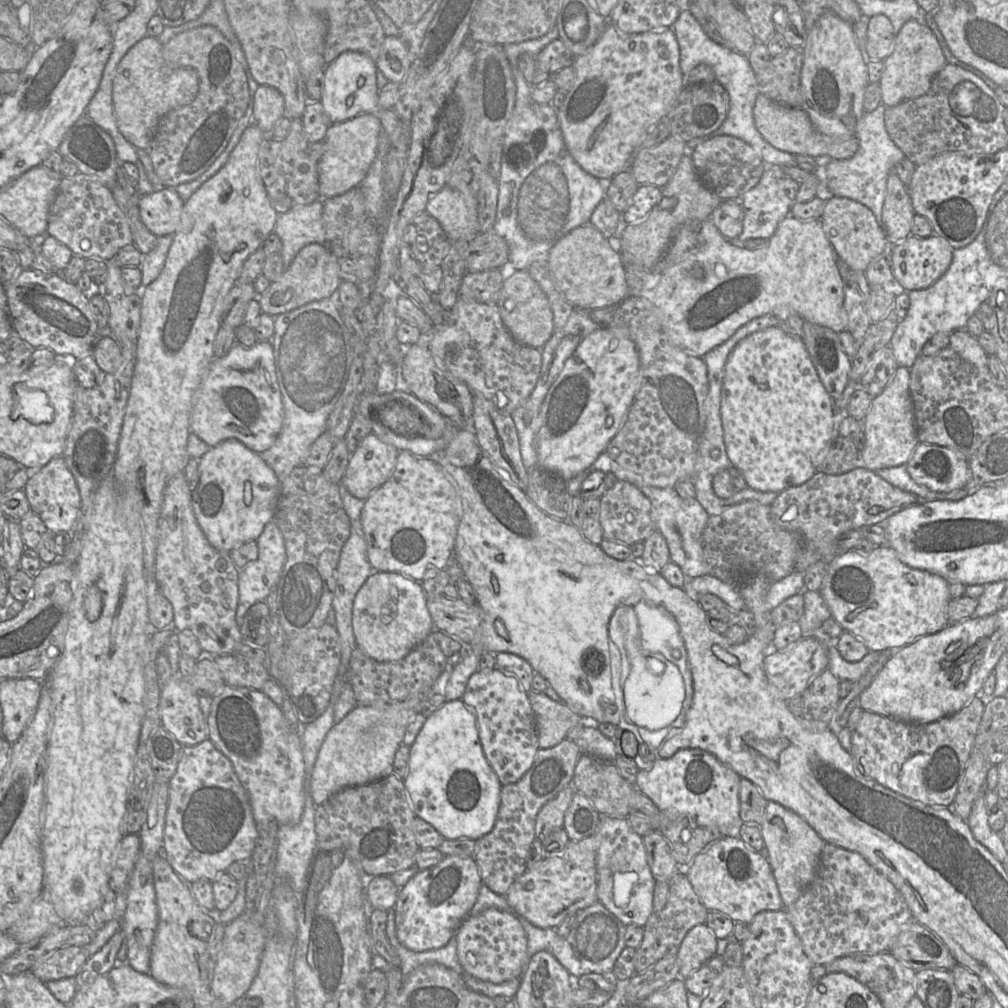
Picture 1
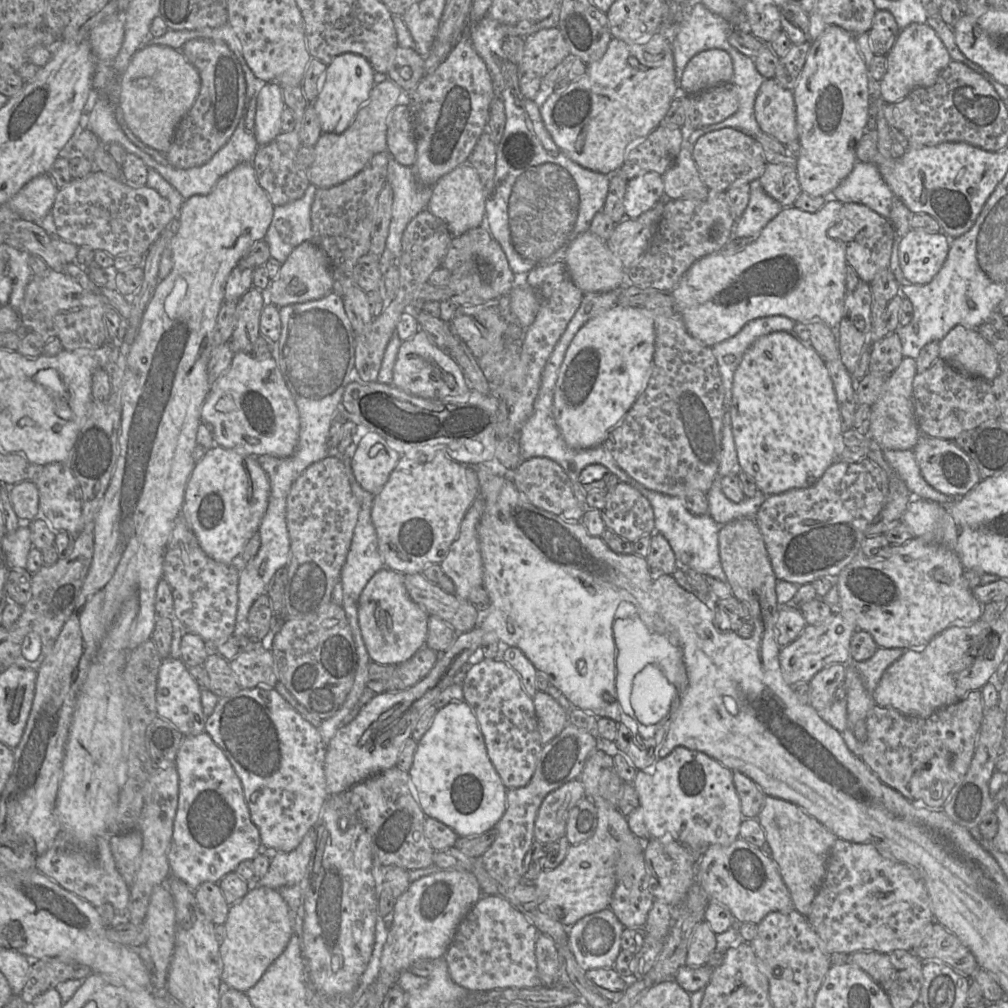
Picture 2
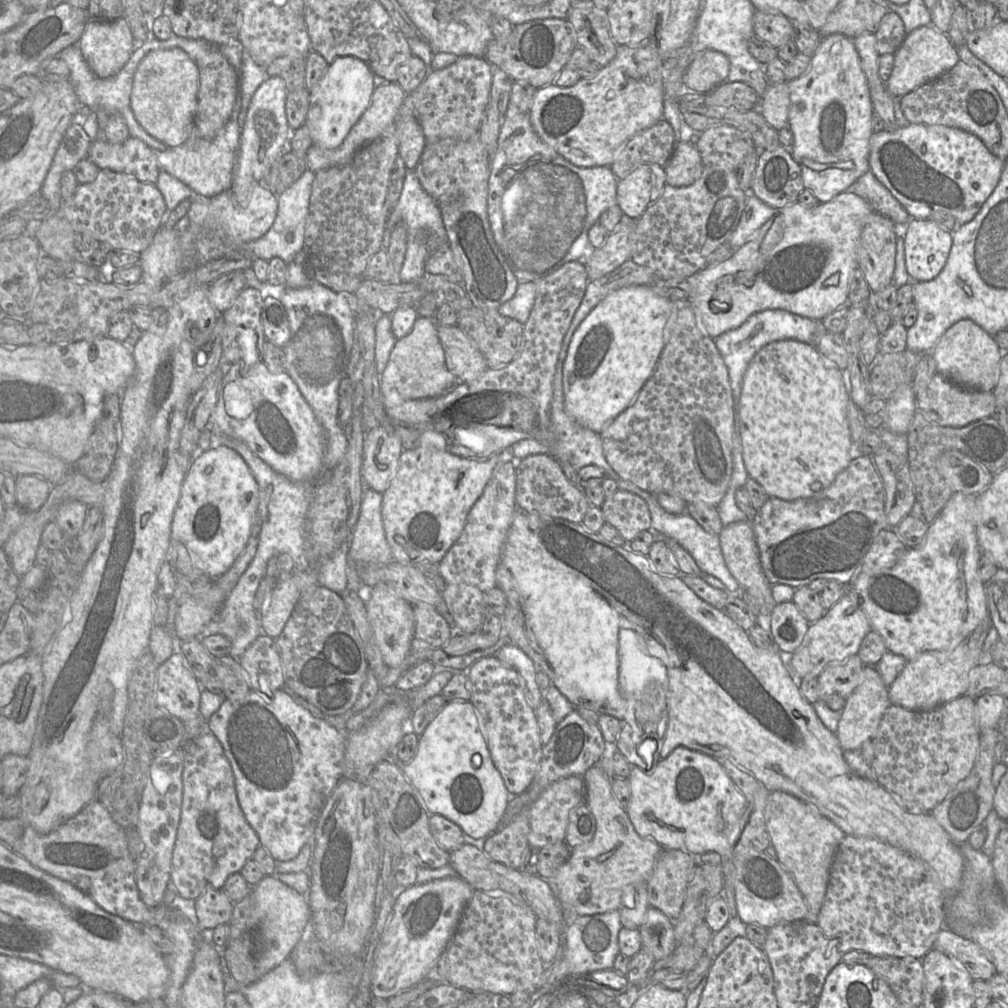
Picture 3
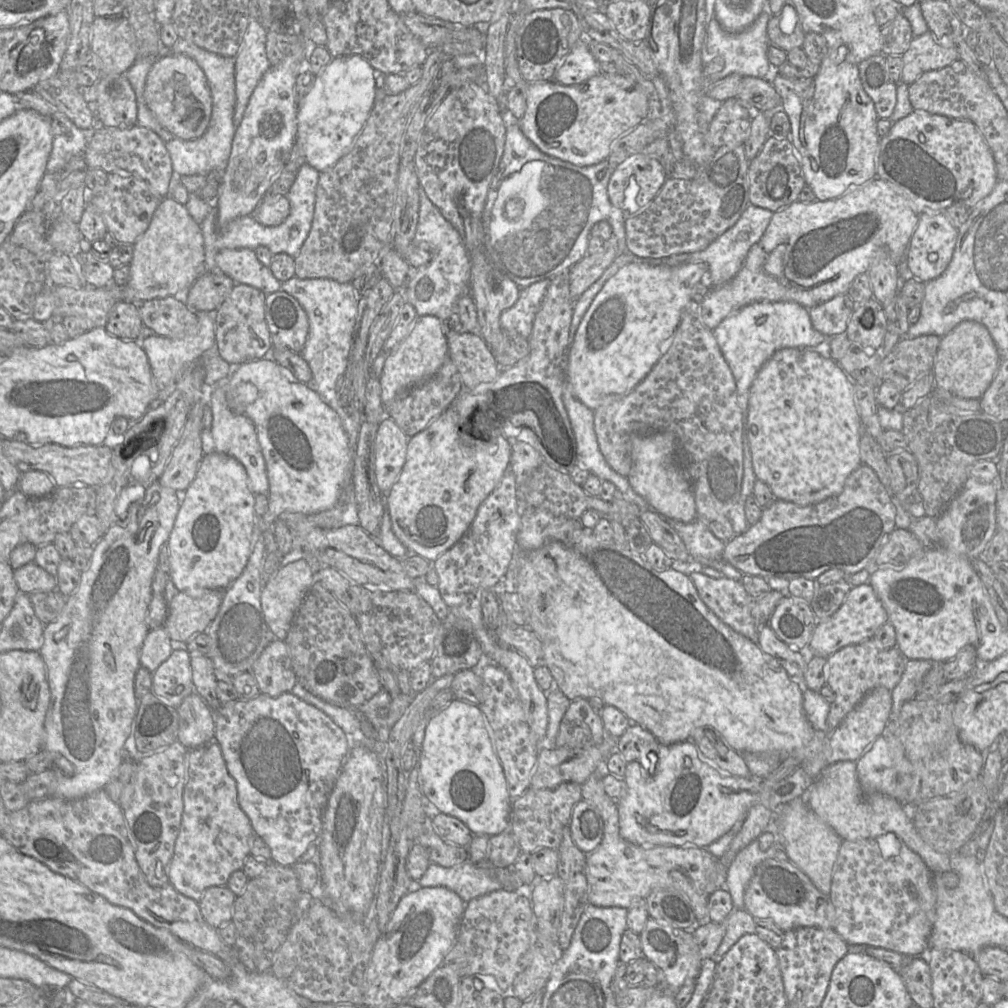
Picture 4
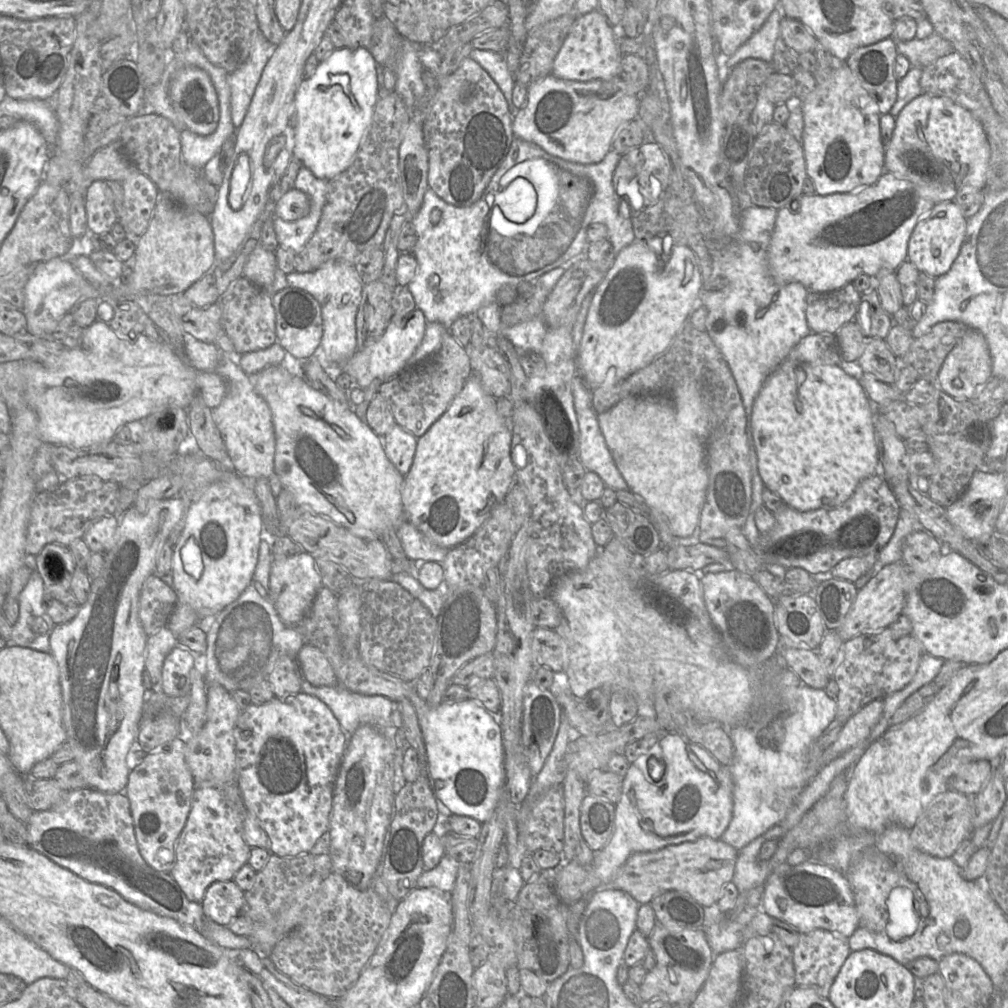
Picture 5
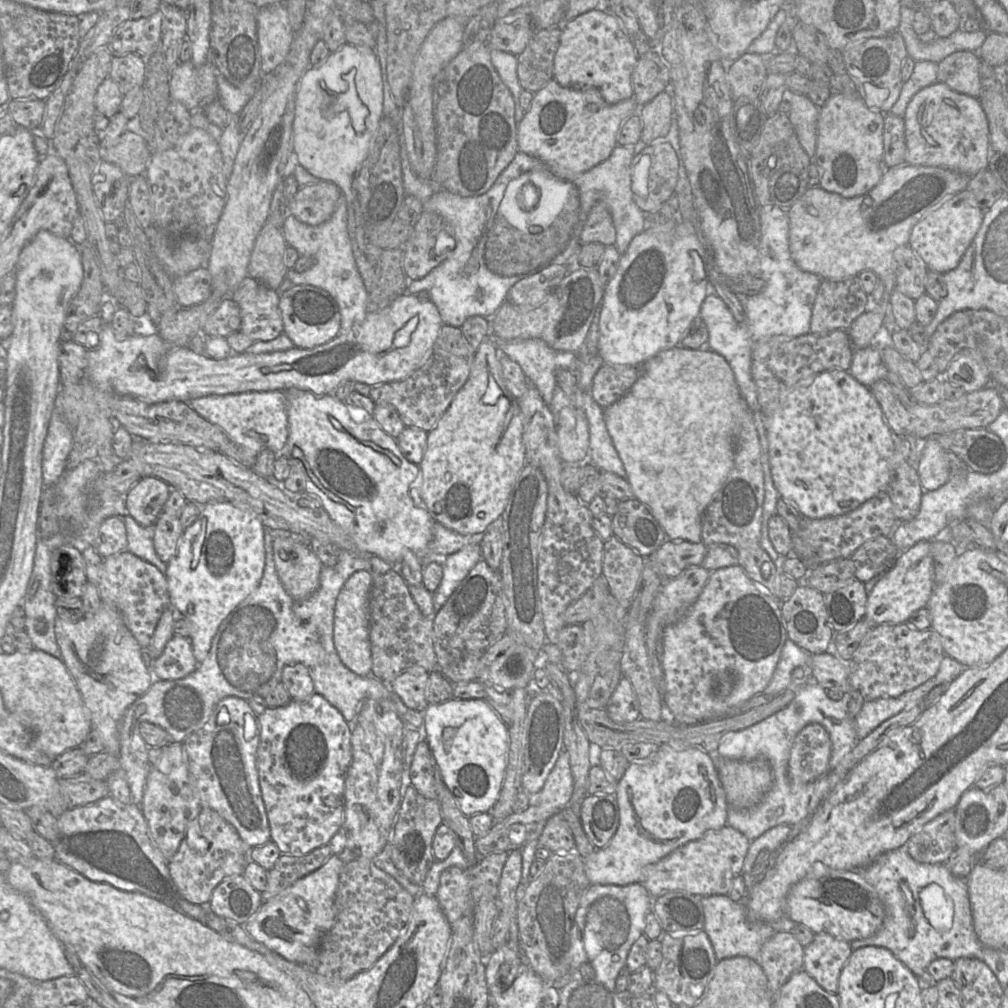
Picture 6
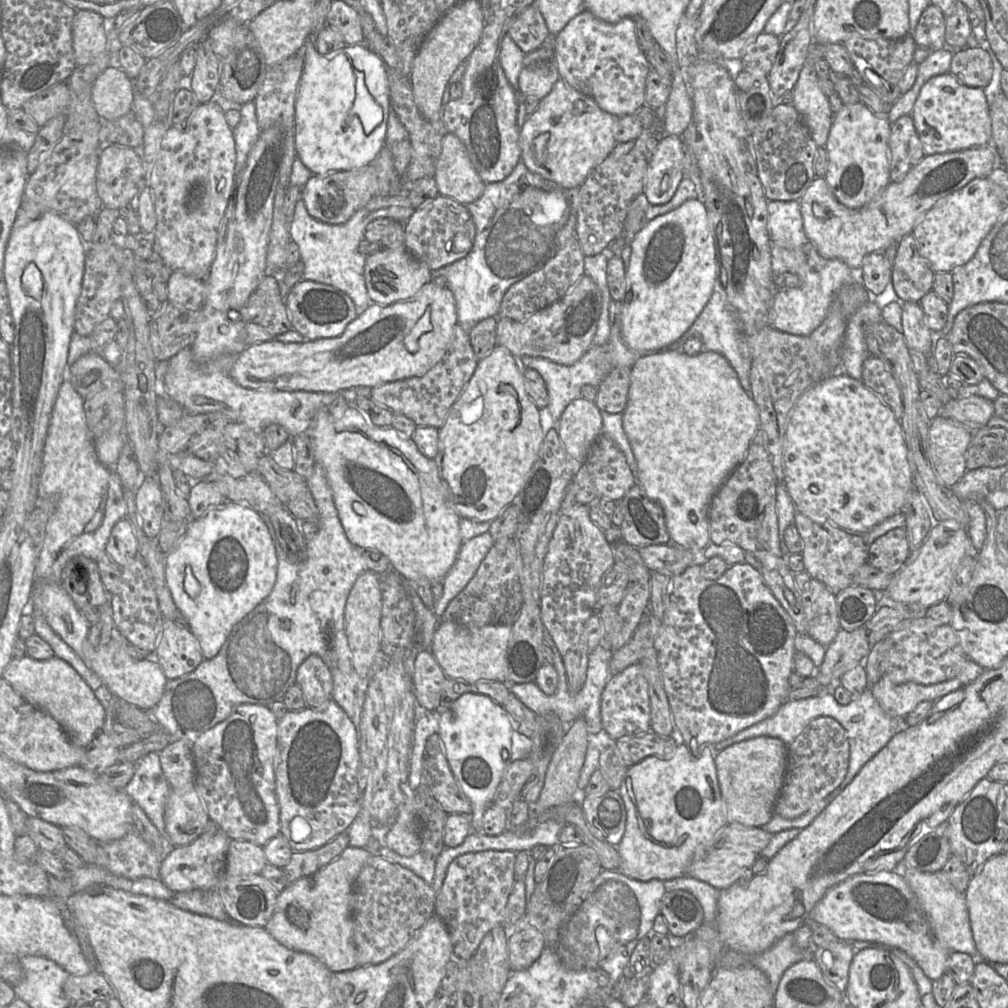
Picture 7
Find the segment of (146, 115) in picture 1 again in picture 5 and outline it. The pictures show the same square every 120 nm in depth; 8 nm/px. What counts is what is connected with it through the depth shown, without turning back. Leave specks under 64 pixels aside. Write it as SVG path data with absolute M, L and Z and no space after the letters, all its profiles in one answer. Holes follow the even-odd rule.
M187 66L172 77L168 89L169 101L185 128L198 135L211 134L219 121L219 102L209 75L202 69Z

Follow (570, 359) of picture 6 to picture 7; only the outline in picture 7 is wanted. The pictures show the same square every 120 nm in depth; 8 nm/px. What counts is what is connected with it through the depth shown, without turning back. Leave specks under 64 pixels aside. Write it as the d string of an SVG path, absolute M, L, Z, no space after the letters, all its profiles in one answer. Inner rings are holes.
M617 316L610 329L607 346L591 345L591 347L583 354L583 356L573 364L562 365L542 357L534 356L523 356L516 358L522 367L528 367L530 369L536 370L543 378L549 396L547 409L550 411L554 421L557 422L568 404L577 398L581 398L580 391L582 386L598 386L605 375L612 368L631 368L642 354L643 353L639 353L630 349L624 342L621 332L620 316Z

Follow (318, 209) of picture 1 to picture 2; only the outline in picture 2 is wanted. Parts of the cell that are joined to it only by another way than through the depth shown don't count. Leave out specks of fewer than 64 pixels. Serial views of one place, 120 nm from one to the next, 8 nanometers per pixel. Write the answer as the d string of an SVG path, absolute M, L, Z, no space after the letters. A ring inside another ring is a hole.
M310 183L302 198L274 207L264 240L269 245L270 256L281 264L298 245L312 241L311 206L316 190Z

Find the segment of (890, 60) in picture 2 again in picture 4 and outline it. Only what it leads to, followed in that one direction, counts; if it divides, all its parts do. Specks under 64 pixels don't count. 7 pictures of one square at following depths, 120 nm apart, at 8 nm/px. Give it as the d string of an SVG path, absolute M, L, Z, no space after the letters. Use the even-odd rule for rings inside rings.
M930 31L914 37L901 57L904 67L900 83L908 85L914 83L923 73L945 68L959 59L956 47L941 46Z

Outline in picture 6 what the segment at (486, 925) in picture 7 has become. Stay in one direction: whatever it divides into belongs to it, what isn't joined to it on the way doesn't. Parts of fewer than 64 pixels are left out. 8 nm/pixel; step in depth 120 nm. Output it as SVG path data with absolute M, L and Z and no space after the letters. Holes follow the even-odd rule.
M495 852L462 869L457 866L447 868L440 877L440 886L436 894L443 913L452 926L465 913L474 911L474 907L483 896L497 899L498 884L509 852Z

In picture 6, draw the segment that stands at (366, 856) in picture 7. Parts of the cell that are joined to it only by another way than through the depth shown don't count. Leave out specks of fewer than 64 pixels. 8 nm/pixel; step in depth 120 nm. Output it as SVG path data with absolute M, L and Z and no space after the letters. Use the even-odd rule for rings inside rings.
M332 855L318 869L263 902L257 913L240 925L253 939L281 957L310 967L318 956L322 938L335 923L335 897L344 865L338 855Z

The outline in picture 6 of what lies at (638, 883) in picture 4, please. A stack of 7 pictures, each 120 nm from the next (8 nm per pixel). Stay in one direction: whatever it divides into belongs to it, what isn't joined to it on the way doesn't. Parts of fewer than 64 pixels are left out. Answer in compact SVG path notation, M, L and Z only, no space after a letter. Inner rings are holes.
M726 824L720 830L710 831L700 839L688 842L675 849L657 863L646 866L642 871L640 884L645 887L654 899L672 891L685 891L700 897L727 895L733 880L742 873L742 867L750 843L751 841L740 831Z

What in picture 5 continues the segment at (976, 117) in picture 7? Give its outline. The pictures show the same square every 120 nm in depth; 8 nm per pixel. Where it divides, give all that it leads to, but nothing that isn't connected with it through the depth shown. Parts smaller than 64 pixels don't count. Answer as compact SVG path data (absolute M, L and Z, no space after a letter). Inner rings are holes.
M922 93L895 117L892 138L885 147L885 170L913 183L935 204L954 200L965 187L986 189L991 148L982 124L951 99Z

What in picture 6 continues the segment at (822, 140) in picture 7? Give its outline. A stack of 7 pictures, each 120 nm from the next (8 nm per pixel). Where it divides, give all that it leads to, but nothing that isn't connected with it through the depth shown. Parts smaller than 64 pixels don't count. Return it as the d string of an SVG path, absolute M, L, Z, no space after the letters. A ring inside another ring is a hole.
M787 90L782 100L790 103L789 120L797 138L811 158L814 156L817 144L817 125L820 108L804 94L792 93Z

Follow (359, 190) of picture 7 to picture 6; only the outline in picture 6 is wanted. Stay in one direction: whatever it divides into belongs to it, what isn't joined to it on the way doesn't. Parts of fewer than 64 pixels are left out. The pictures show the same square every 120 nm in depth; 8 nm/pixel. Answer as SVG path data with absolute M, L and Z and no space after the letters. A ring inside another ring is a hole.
M320 181L300 187L287 204L287 211L303 223L319 225L331 218L340 197L341 191L337 185Z

